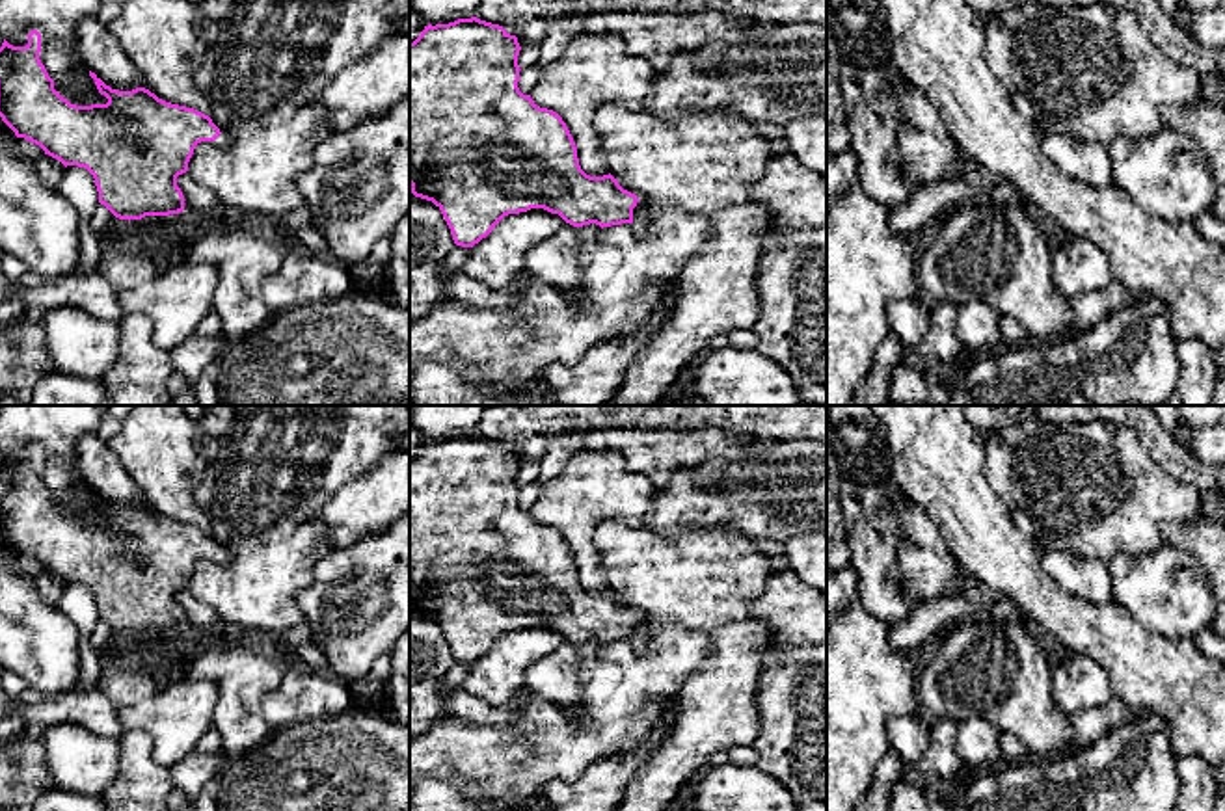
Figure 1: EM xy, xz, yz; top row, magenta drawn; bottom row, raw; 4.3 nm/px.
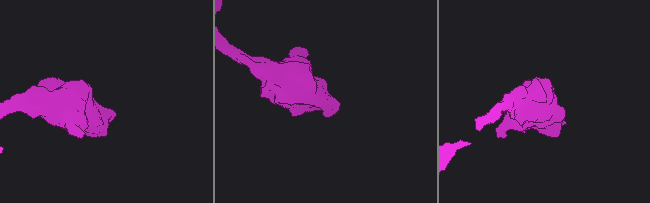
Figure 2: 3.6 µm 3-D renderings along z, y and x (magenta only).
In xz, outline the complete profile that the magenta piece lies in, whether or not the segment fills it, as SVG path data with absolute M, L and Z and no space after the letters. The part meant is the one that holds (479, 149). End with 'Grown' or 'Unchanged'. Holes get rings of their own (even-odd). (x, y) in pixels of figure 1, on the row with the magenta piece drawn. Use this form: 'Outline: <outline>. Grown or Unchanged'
Outline: M477 17L449 24L428 24L410 43L410 186L415 197L432 201L443 214L456 246L473 247L486 238L508 214L544 208L559 214L566 223L583 227L596 223L601 229L633 223L644 233L640 197L624 190L609 173L586 175L577 158L575 141L559 113L534 104L523 95L519 82L519 43L503 26Z. Grown

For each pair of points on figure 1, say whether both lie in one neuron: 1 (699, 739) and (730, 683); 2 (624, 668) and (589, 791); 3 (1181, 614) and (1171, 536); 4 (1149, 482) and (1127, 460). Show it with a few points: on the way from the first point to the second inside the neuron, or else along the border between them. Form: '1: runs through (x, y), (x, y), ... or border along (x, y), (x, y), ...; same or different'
1: runs through (702, 726), (715, 713), (721, 696); same
2: border along (639, 746), (596, 759), (574, 780), (557, 778); different
3: border along (1166, 544), (1183, 551), (1203, 577); different
4: runs through (1144, 477), (1132, 465); same

